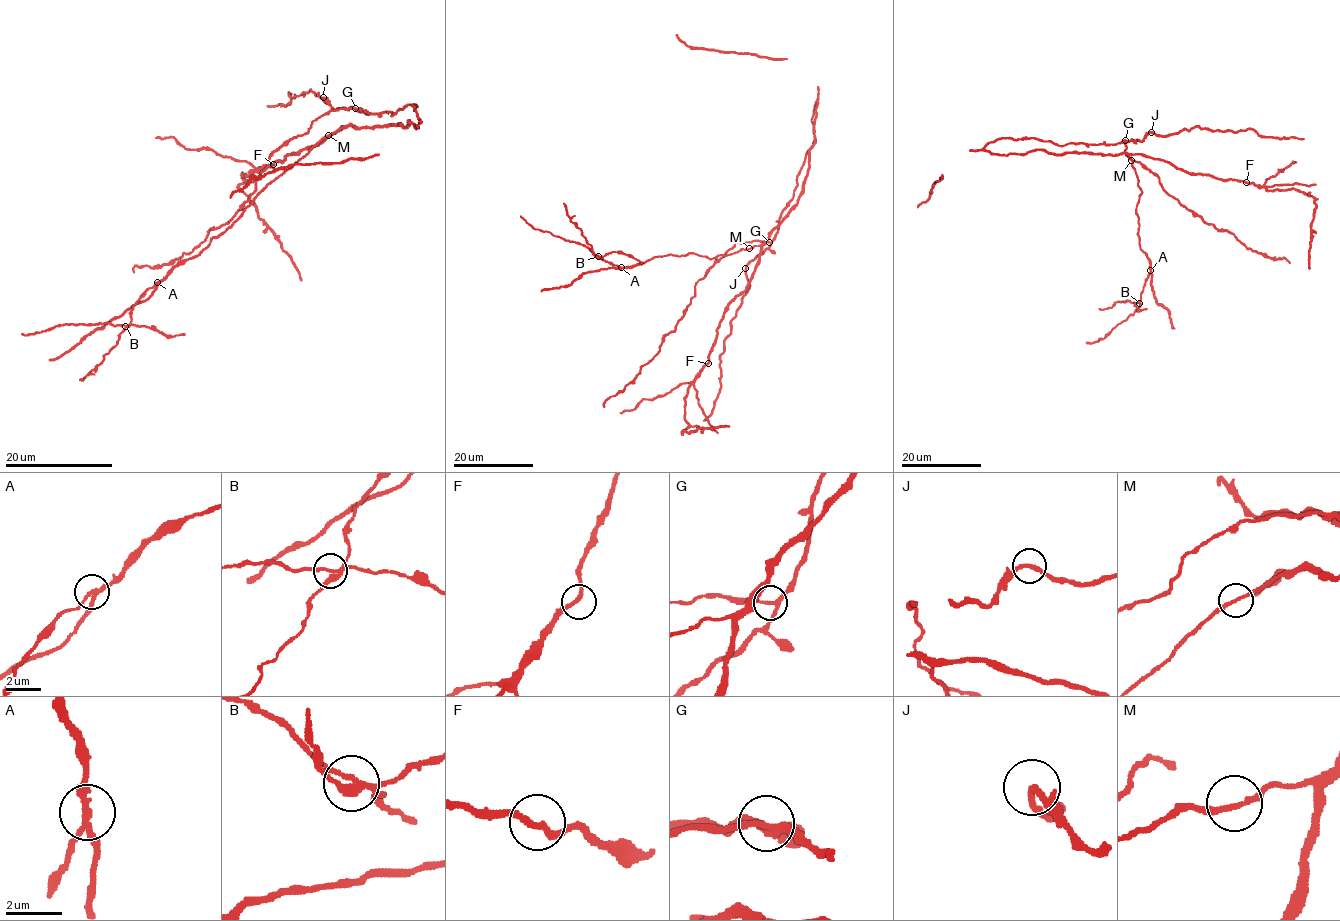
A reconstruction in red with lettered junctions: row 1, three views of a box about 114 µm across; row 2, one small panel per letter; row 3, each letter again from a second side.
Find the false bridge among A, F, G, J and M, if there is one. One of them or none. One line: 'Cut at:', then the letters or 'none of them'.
Cut at: A

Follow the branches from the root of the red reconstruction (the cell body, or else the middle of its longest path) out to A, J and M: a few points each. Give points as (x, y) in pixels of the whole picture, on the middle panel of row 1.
A: (816, 116), (804, 192), (761, 244), (714, 258), (695, 253), (669, 254), (621, 267)
J: (816, 116), (818, 100), (812, 119), (814, 146), (797, 176), (793, 197), (780, 215), (775, 238), (745, 268)
M: (816, 116), (815, 143), (810, 151), (808, 176), (797, 204), (761, 244), (749, 248)

